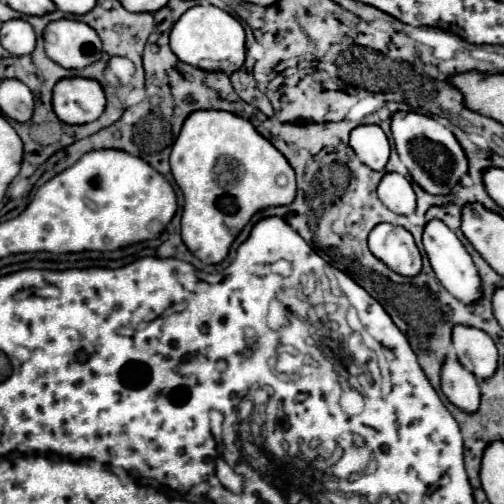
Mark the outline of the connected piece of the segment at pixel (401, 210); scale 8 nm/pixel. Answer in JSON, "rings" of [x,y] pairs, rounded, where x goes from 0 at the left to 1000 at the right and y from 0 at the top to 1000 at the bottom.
{"rings":[[[770,341],[750,365],[754,397],[786,425],[817,425],[825,413],[825,385],[810,353],[786,341]]]}

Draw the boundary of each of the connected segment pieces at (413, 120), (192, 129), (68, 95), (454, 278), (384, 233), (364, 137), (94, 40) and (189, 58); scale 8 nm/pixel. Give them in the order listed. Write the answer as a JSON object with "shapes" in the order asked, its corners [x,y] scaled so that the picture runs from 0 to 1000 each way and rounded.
{"shapes":[[[[782,222],[778,226],[778,270],[786,302],[798,325],[810,333],[817,357],[853,385],[889,385],[901,365],[929,337],[921,298],[905,282],[901,266],[869,238],[829,222]]],[[[389,218],[381,222],[357,270],[349,274],[337,302],[341,345],[349,341],[349,365],[365,385],[365,421],[361,421],[361,476],[373,496],[401,516],[405,524],[433,524],[448,512],[456,484],[468,464],[492,444],[492,437],[520,413],[556,409],[579,401],[587,385],[583,337],[571,317],[500,250],[496,238],[440,218]]],[[[123,155],[103,179],[103,214],[131,246],[175,246],[206,222],[206,210],[206,179],[183,155]]],[[[849,437],[841,448],[841,464],[837,464],[837,484],[845,496],[845,508],[857,524],[857,536],[865,540],[869,556],[877,560],[877,567],[901,583],[905,591],[913,591],[917,599],[940,599],[944,591],[952,591],[952,548],[948,536],[933,512],[933,504],[925,500],[921,484],[905,472],[905,464],[877,440],[877,437]]],[[[750,444],[730,468],[734,500],[798,548],[825,548],[837,532],[833,496],[821,484],[821,472],[798,448]]],[[[746,246],[706,250],[694,266],[694,290],[706,310],[738,337],[758,337],[774,310],[774,286],[766,266]]],[[[119,36],[87,60],[91,111],[127,135],[159,139],[202,107],[202,83],[187,56],[159,40]]],[[[393,8],[369,20],[357,40],[345,48],[337,63],[337,95],[341,103],[369,127],[381,127],[417,143],[448,143],[460,147],[484,127],[488,95],[484,95],[484,56],[480,48],[456,32],[452,24],[421,12]]]]}

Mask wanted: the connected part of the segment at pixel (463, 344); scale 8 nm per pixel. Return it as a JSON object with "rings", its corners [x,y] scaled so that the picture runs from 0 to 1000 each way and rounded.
{"rings":[[[905,643],[897,651],[897,683],[909,714],[948,750],[972,750],[988,722],[988,698],[968,663],[948,651]]]}

